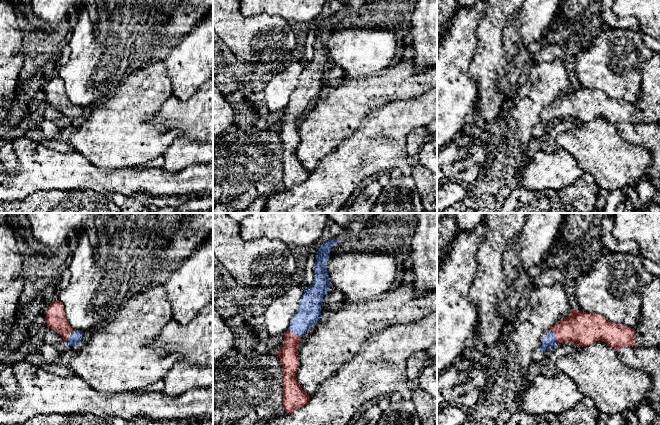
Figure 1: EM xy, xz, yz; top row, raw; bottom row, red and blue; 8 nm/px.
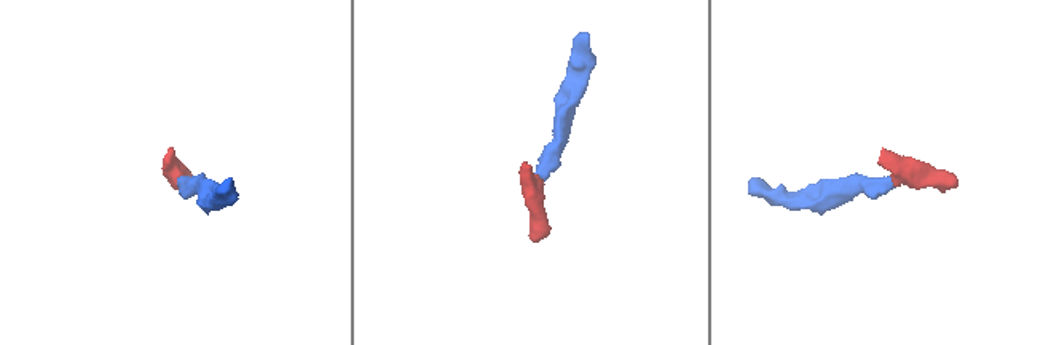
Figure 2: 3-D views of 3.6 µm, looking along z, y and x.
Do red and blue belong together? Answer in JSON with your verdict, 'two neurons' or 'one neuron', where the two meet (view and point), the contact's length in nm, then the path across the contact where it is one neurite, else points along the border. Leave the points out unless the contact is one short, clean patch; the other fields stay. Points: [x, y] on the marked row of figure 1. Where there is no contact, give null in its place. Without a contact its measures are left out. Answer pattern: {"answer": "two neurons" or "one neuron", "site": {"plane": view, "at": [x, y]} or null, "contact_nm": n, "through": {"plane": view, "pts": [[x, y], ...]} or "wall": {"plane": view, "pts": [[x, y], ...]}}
{"answer": "one neuron", "site": {"plane": "yz", "at": [555, 336]}, "contact_nm": 120, "through": {"plane": "yz", "pts": [[581, 328], [567, 329], [555, 336], [549, 341]]}}

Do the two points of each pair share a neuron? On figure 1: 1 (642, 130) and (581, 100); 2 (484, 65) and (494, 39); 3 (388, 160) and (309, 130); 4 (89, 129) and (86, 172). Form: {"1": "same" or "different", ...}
{"1": "same", "2": "same", "3": "different", "4": "different"}

